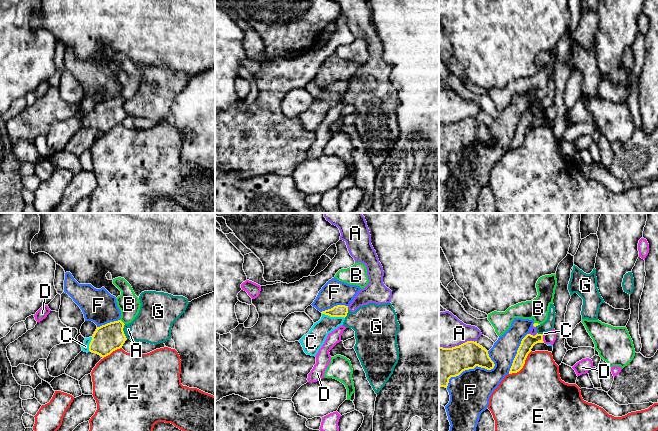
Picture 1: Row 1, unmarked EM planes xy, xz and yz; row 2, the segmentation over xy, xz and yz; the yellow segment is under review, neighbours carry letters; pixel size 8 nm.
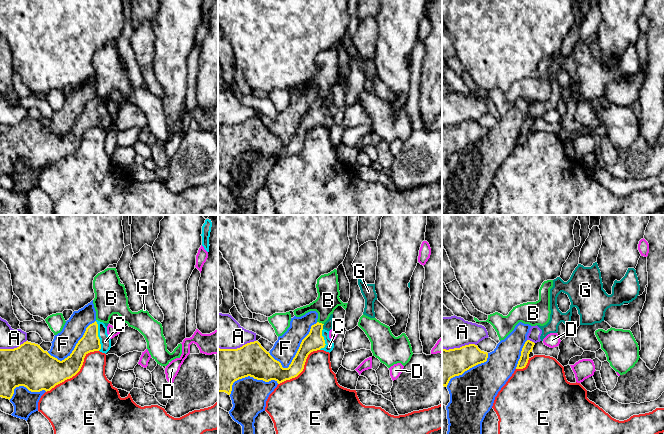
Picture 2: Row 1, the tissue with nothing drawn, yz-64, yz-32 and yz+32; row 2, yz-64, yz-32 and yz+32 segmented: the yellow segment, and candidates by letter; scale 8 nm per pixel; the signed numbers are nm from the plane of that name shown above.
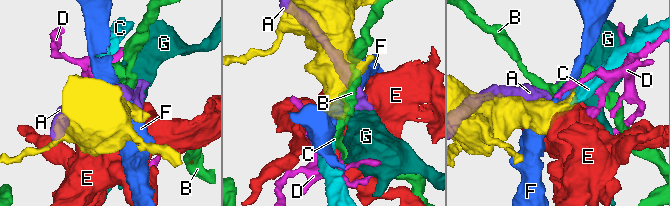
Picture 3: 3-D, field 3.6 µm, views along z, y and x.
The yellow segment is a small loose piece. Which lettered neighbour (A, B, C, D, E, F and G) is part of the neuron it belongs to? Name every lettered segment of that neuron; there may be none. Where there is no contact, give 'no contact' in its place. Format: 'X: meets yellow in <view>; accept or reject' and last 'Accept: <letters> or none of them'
A: meets yellow in yz; reject
B: meets yellow in xy; reject
C: meets yellow in xz; accept
D: meets yellow in yz; reject
E: meets yellow in yz; reject
F: meets yellow in yz; reject
G: meets yellow in xy; reject
Accept: C

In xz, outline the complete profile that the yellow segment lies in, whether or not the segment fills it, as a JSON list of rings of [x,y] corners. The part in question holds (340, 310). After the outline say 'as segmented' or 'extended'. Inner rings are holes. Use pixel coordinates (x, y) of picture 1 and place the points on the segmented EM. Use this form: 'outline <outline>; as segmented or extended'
outline [[[337,305],[321,313],[321,319],[314,323],[310,331],[299,340],[307,355],[316,356],[328,334],[343,325],[348,306]]]; extended

